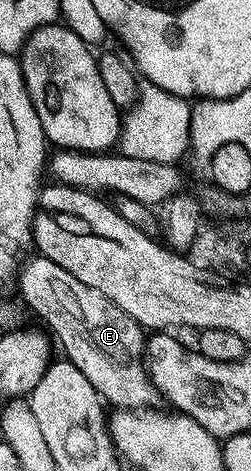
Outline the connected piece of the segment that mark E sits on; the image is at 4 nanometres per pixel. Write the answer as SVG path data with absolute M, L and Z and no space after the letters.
M37 254L35 258L21 266L18 272L18 291L20 287L20 295L25 303L23 306L28 306L45 323L43 326L54 336L59 350L61 347L68 354L65 355L67 362L82 369L82 377L86 377L86 381L94 385L105 404L113 403L111 406L116 409L155 408L159 404L156 402L161 402L162 396L152 384L148 368L144 366L142 356L146 342L145 328L136 323L134 317L130 317L130 313L118 309L118 305L114 305L110 297L98 293L98 289L90 289L90 285L82 285L82 281L74 277L74 273L66 273L62 265L54 265L54 261L42 254Z

